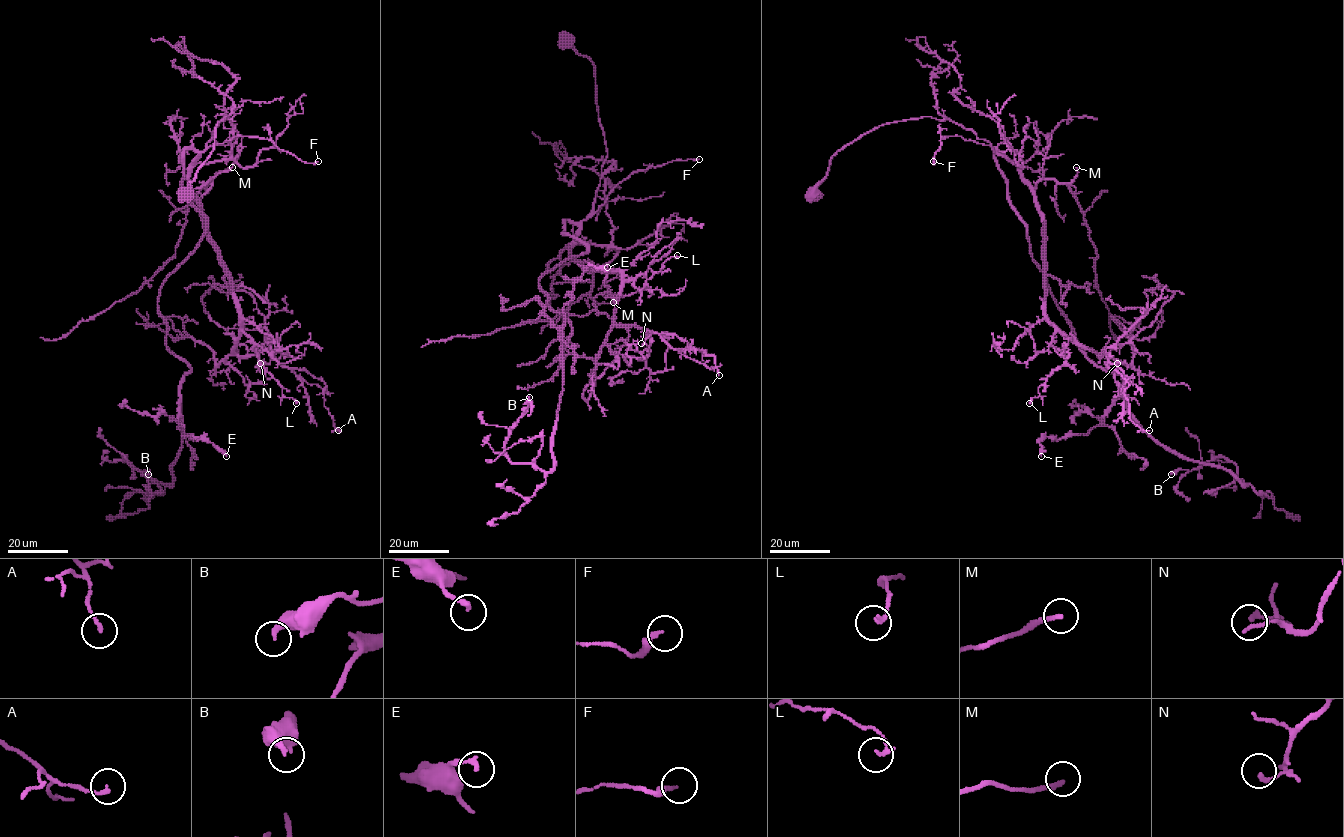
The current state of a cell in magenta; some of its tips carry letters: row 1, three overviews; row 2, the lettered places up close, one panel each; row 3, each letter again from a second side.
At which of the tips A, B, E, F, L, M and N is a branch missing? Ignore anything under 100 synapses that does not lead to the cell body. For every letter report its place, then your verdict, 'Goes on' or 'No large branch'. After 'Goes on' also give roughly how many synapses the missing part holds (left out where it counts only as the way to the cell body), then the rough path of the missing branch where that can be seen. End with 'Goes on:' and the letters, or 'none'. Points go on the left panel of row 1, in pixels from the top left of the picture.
A: Place: (338, 430). No large branch
B: Place: (148, 474). No large branch
E: Place: (226, 456). No large branch
F: Place: (318, 161). No large branch
L: Place: (296, 403). No large branch
M: Place: (232, 167). No large branch
N: Place: (260, 363). No large branch
Goes on: none

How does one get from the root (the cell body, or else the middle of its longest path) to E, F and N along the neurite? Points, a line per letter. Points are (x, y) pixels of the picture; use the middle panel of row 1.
E: (565, 40), (607, 156), (565, 221), (587, 251), (538, 280), (561, 349), (574, 282), (607, 267)
F: (565, 40), (594, 65), (596, 107), (607, 151), (588, 218), (632, 173), (675, 160), (699, 159)
N: (565, 40), (594, 65), (607, 151), (570, 255), (585, 269), (620, 272), (615, 322), (650, 330), (641, 343)

